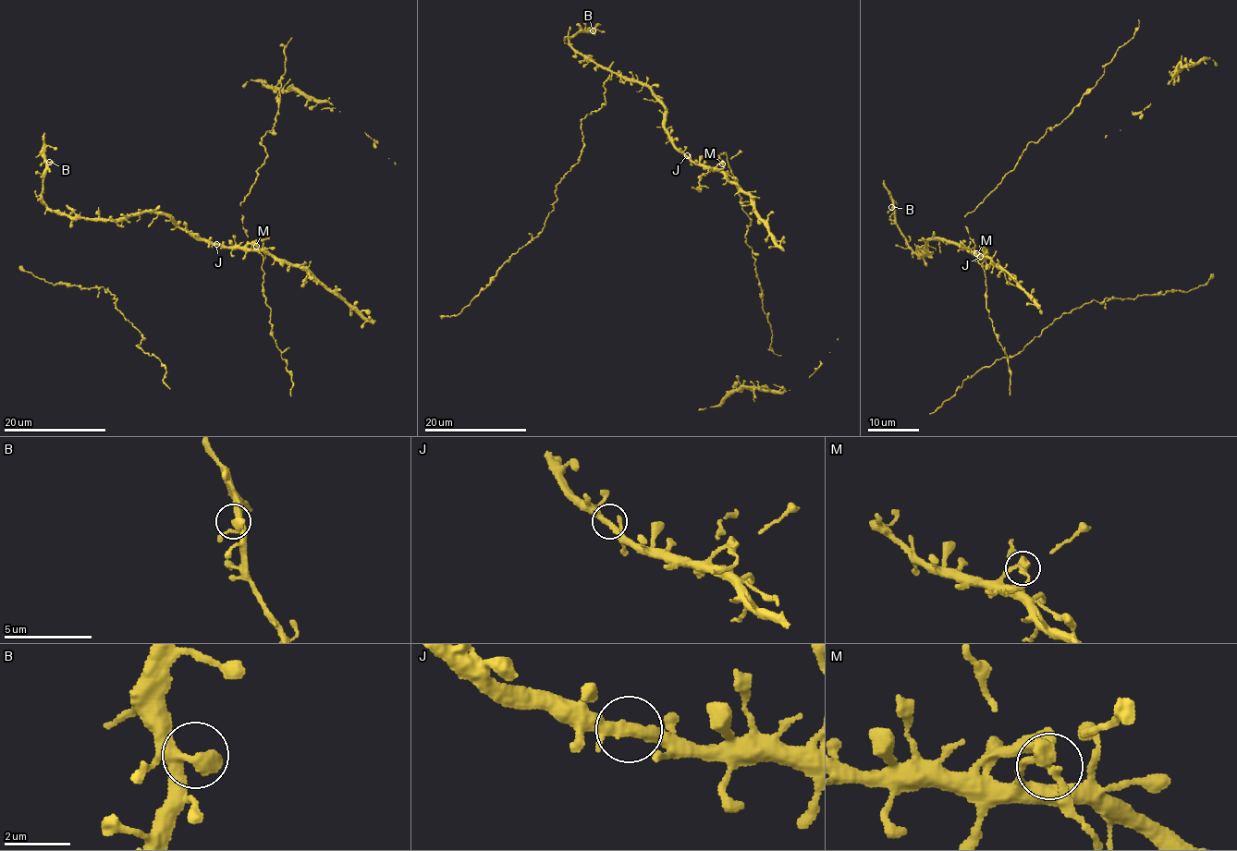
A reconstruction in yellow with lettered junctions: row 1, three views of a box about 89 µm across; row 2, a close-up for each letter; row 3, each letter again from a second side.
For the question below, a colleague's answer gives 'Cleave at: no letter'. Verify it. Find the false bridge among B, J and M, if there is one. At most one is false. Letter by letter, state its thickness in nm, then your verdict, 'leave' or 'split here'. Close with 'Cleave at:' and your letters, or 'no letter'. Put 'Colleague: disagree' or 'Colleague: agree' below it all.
B: calibre 360 nm; leave
J: calibre 360 nm; leave
M: calibre 360 nm; leave
Cleave at: no letter
Colleague: agree

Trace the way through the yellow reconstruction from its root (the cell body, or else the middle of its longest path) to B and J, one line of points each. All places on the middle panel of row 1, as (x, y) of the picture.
B: (722, 153), (714, 167), (684, 155), (647, 88), (569, 43), (593, 30)
J: (722, 153), (718, 156), (721, 162), (714, 167), (695, 164), (687, 155)

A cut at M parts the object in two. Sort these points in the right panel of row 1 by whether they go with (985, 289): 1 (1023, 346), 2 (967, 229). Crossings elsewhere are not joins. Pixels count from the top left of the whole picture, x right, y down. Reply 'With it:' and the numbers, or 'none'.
With it: 2

